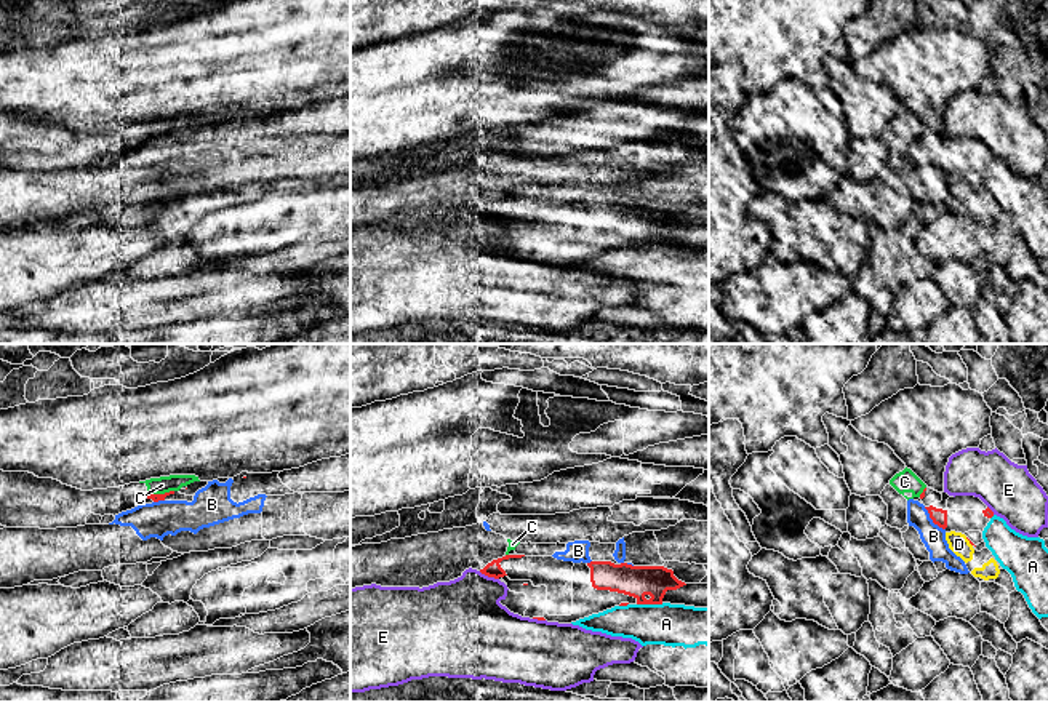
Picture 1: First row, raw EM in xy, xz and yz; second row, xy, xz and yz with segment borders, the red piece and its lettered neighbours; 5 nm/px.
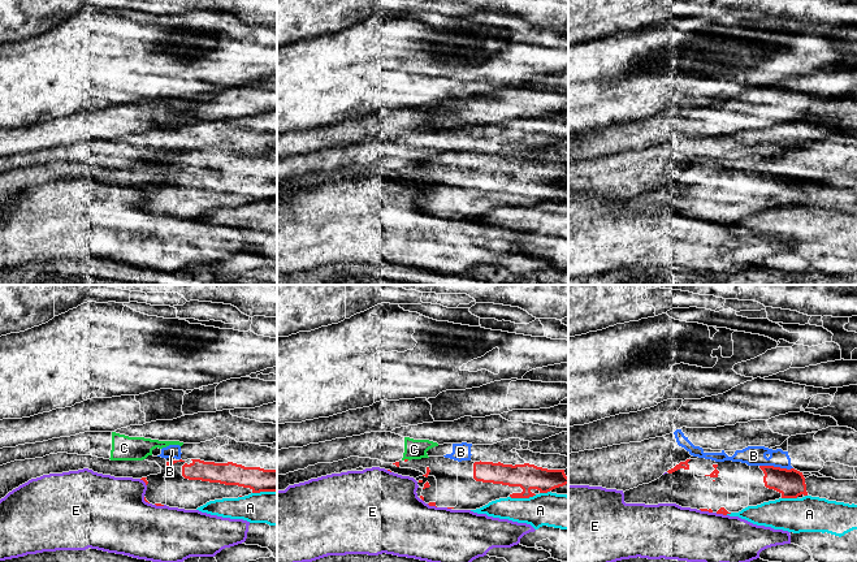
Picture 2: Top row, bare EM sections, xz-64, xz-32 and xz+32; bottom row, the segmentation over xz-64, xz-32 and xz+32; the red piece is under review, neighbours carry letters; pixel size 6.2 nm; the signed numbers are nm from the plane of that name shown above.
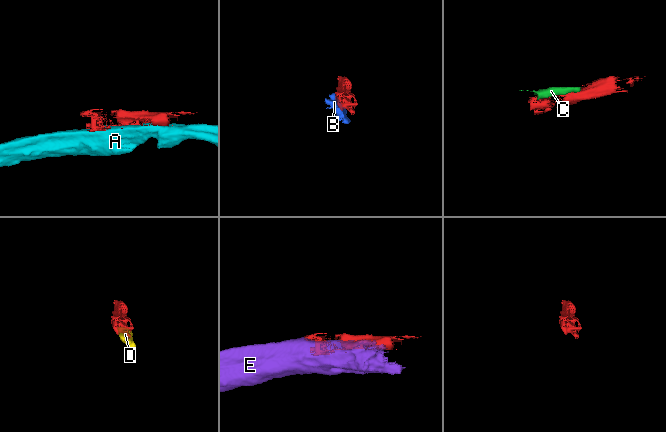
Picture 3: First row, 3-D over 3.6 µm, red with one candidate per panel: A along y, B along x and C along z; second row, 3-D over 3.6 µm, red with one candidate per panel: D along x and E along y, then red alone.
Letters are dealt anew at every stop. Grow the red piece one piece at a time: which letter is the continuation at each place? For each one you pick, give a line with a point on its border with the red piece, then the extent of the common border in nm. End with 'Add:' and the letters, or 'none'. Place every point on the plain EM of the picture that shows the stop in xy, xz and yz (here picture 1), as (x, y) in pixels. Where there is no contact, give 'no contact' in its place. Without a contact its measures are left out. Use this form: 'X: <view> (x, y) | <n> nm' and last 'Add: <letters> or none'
Add: none

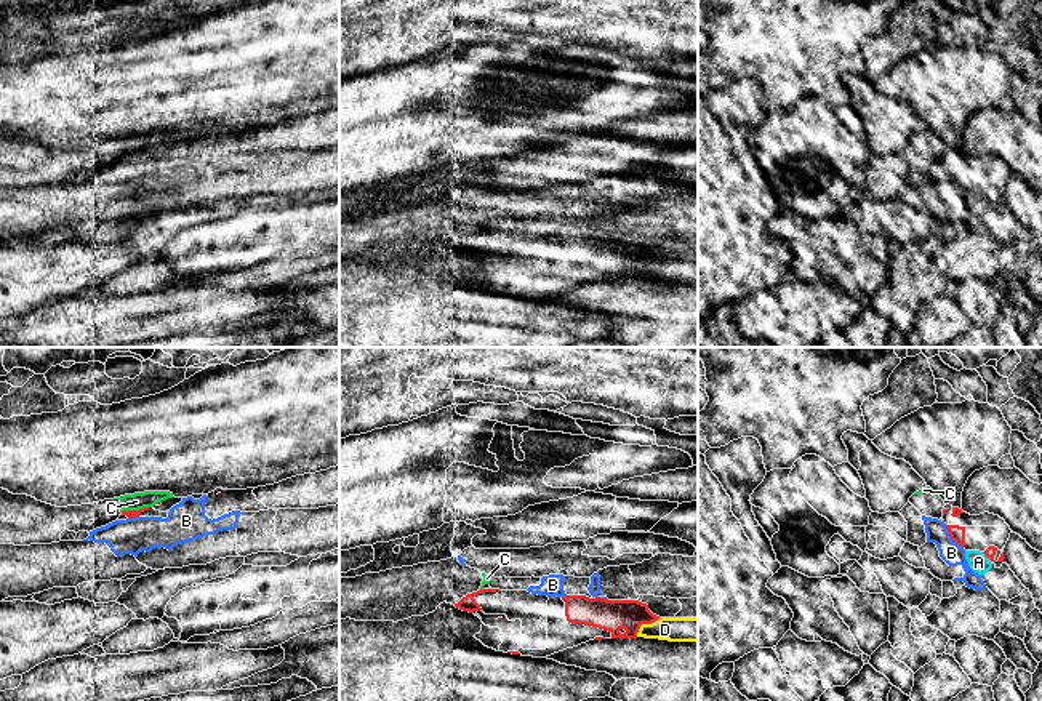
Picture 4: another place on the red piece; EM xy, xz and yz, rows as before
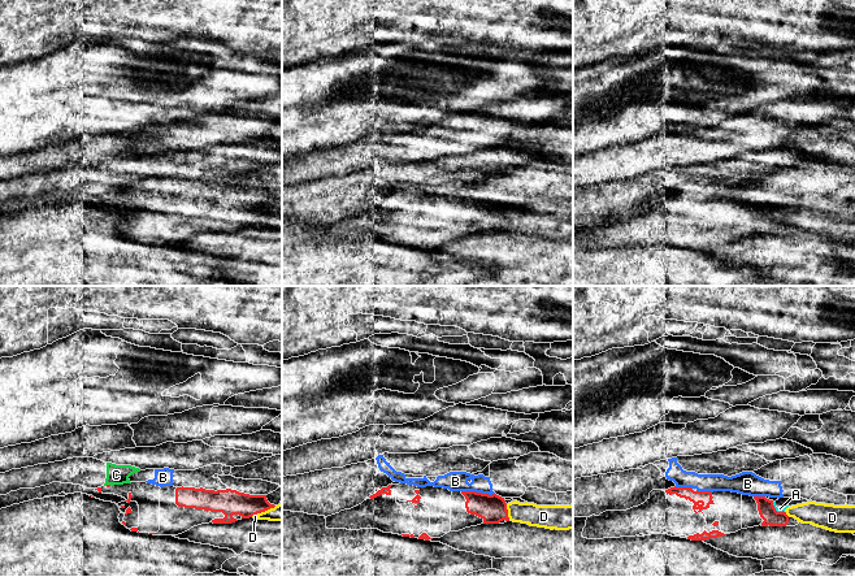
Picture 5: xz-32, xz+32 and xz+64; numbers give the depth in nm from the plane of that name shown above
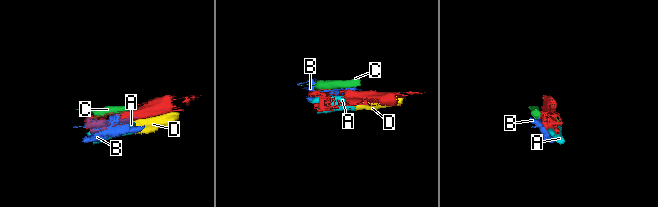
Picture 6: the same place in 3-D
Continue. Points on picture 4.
Add: none

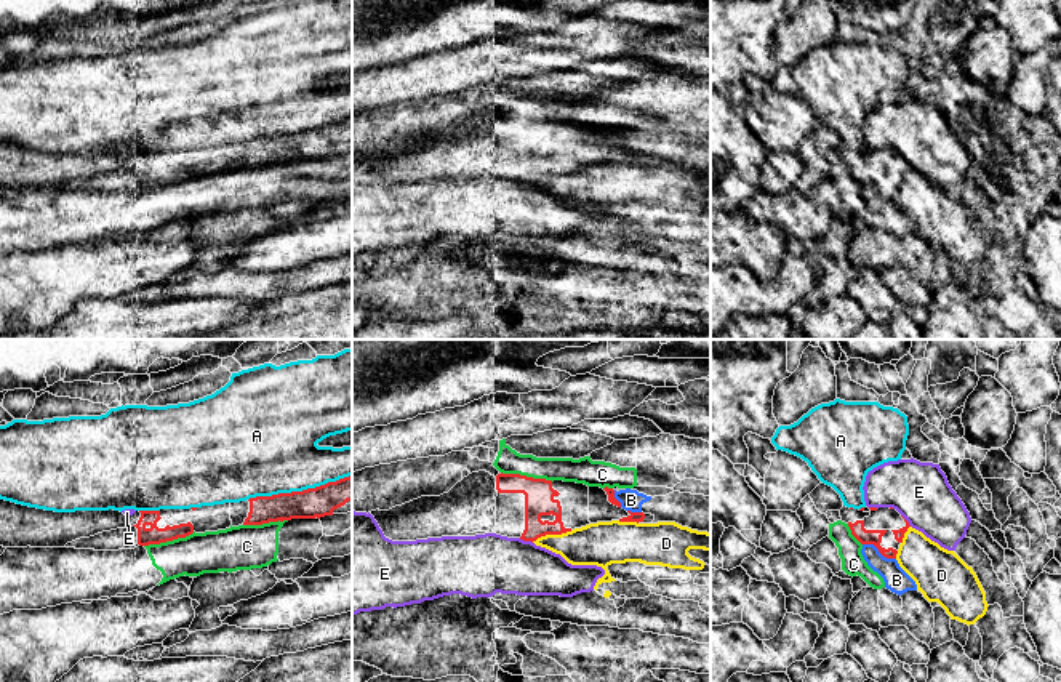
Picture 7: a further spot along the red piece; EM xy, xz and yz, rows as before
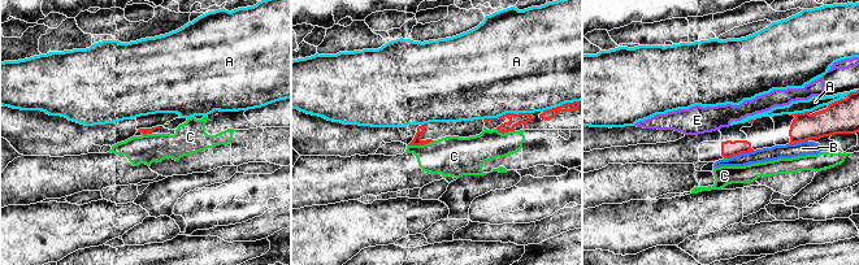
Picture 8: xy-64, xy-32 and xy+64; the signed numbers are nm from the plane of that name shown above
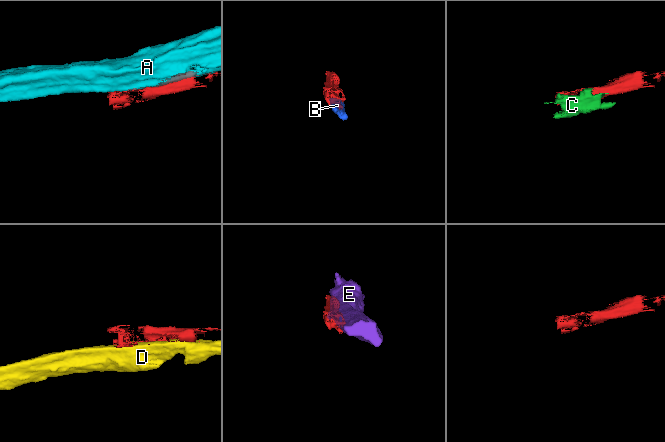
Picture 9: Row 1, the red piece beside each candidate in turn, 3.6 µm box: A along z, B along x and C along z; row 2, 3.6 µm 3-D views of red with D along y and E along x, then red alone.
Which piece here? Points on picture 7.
Add: none

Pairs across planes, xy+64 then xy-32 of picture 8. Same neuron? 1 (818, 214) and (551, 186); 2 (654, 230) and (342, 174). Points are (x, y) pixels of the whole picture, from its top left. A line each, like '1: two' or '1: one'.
1: one
2: two

